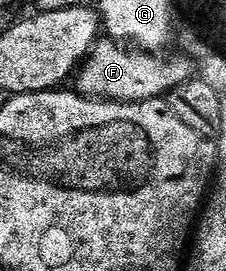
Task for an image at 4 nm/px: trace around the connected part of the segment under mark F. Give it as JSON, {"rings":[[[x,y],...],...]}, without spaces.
{"rings":[[[116,40],[98,41],[75,75],[76,89],[87,98],[111,102],[145,102],[148,98],[161,98],[191,77],[191,62],[188,58],[161,56],[157,52],[130,48]]]}

